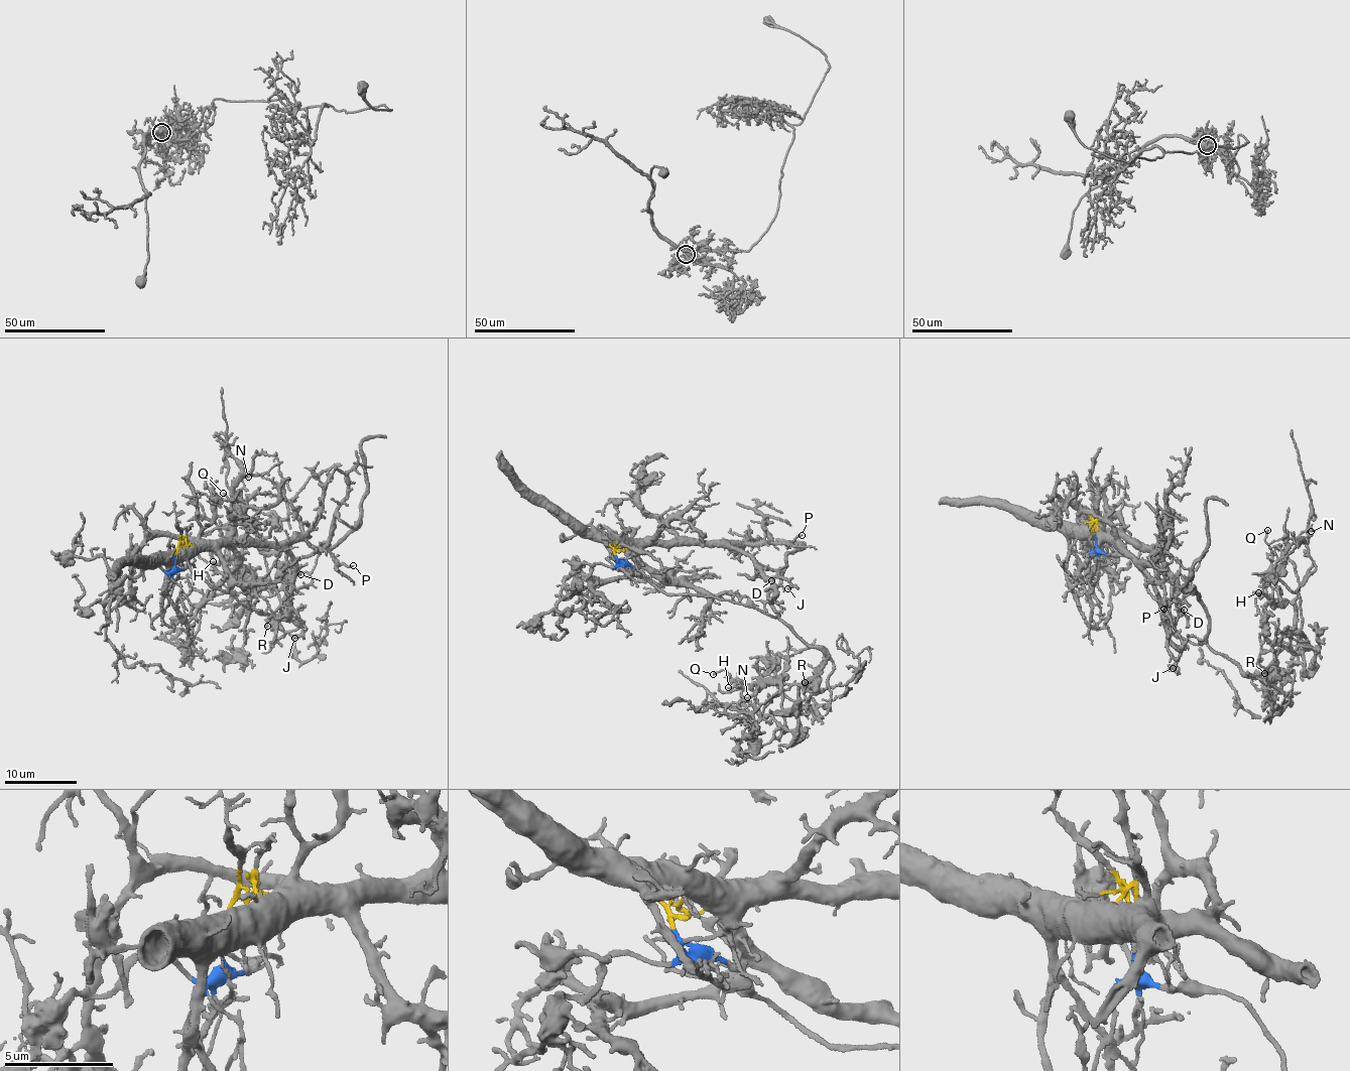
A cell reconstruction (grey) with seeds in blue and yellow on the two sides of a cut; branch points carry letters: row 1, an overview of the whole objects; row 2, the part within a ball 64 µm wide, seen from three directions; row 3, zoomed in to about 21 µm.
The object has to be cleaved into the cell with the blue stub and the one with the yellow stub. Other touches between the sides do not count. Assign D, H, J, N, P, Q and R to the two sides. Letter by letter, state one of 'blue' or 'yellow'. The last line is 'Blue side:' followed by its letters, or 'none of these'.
D: yellow
H: blue
J: yellow
N: blue
P: yellow
Q: blue
R: blue
Blue side: H, N, Q, R

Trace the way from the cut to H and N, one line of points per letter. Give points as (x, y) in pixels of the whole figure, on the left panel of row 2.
H: (174, 556), (243, 604), (299, 624), (266, 612), (230, 560), (212, 561)
N: (174, 556), (243, 604), (299, 624), (242, 515), (235, 495), (248, 478)

